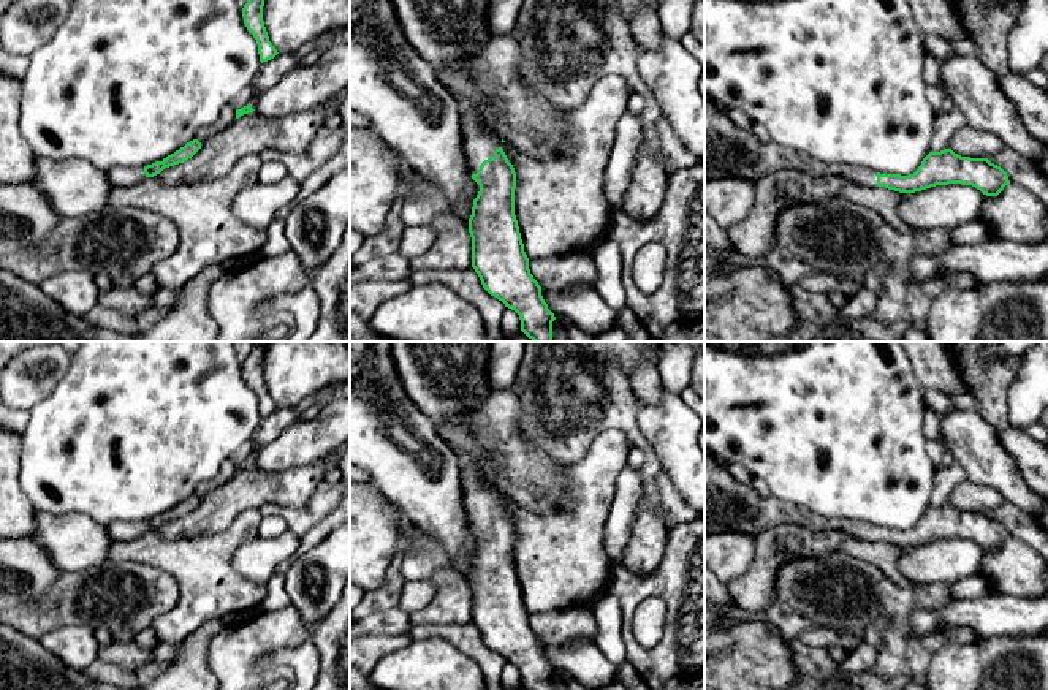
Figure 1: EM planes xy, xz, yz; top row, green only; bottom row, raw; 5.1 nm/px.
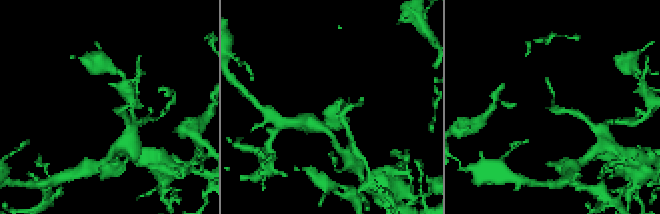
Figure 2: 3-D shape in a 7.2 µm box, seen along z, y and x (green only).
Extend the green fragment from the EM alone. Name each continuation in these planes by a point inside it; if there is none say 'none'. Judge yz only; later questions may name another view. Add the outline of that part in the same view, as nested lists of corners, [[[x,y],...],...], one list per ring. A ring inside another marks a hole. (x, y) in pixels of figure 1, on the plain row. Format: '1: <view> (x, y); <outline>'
1: yz (852, 527); [[[836,519],[833,529],[858,540],[877,541],[877,527],[856,519]]]

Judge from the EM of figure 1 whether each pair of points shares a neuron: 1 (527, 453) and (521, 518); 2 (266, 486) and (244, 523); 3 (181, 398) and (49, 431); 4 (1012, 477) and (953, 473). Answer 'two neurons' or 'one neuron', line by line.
1: two neurons
2: two neurons
3: one neuron
4: two neurons

